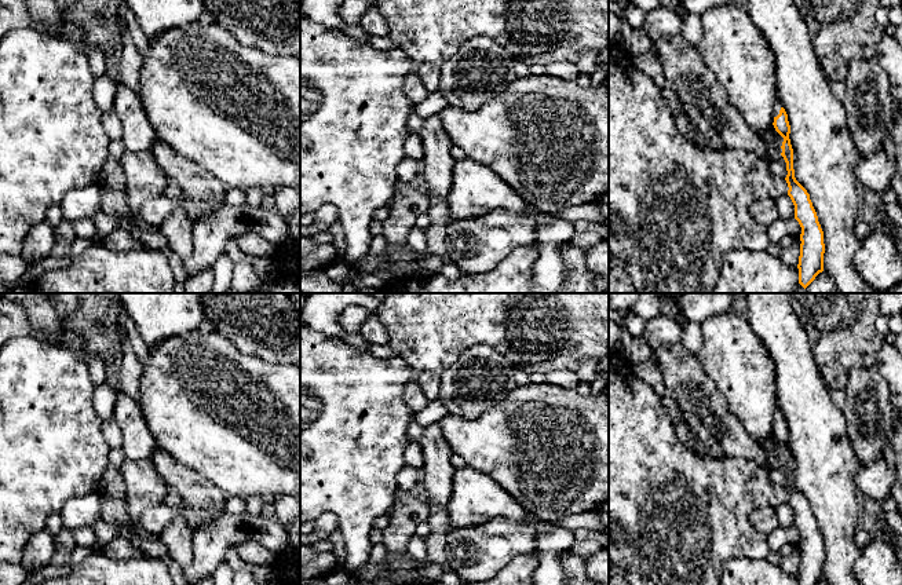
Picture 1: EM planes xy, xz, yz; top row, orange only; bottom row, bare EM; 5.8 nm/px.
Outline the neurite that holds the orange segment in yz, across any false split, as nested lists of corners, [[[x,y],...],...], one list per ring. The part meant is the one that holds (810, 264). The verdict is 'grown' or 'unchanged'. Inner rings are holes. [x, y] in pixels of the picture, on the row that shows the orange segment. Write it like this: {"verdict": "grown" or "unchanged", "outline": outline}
{"verdict": "grown", "outline": [[[777,96],[775,100],[773,125],[775,131],[784,138],[781,156],[786,162],[788,175],[785,180],[789,187],[788,195],[795,205],[795,219],[801,227],[800,256],[797,264],[799,284],[806,289],[815,279],[815,277],[824,271],[824,231],[810,200],[810,194],[795,178],[793,149],[789,139],[790,125],[779,96]]]}

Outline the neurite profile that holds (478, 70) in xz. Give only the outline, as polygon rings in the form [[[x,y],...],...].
[[[478,36],[441,65],[439,92],[448,105],[472,111],[515,80],[515,52]]]

